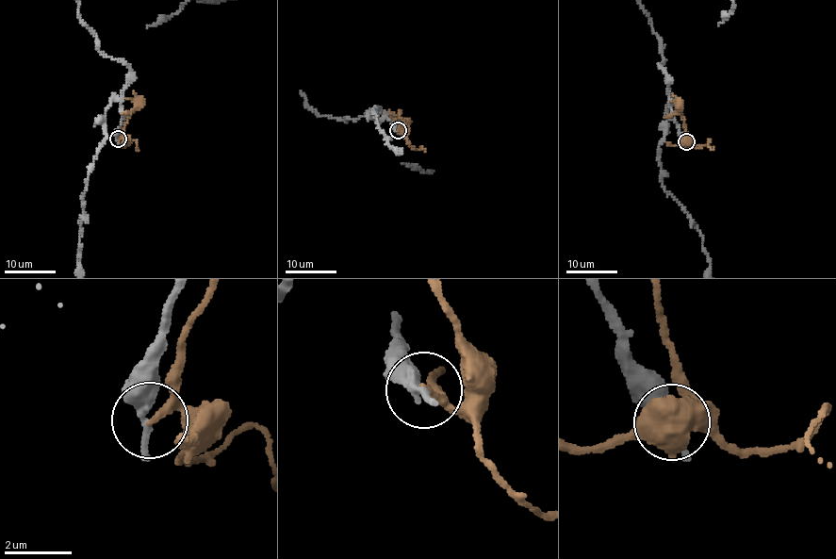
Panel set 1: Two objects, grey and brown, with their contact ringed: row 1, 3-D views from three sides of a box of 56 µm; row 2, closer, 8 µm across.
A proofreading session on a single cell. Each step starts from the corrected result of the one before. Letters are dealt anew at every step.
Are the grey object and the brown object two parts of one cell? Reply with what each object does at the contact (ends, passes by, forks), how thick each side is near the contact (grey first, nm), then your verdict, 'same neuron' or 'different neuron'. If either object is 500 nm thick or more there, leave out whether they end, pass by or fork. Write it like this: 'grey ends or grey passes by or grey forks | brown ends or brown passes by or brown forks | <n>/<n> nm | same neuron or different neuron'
grey ends | brown passes by | 420/150 nm | different neuron

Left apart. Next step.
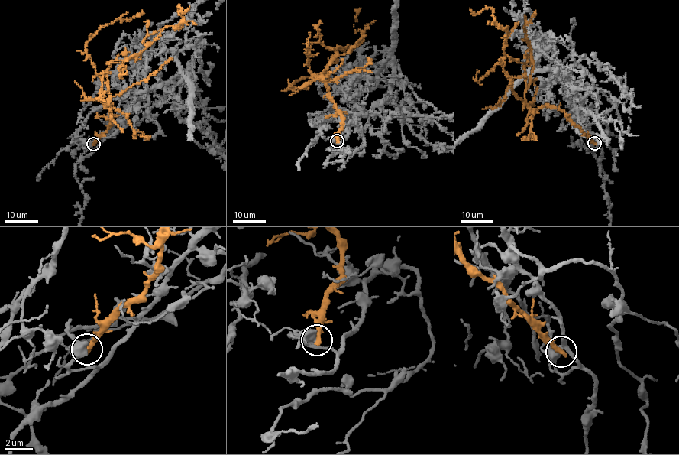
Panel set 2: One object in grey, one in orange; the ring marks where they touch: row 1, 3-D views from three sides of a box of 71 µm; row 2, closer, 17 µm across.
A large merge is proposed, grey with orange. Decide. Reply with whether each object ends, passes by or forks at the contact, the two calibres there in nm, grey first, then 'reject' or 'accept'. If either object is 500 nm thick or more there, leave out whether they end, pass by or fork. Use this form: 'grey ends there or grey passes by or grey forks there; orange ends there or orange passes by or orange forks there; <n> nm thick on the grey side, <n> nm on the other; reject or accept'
500 nm thick on the grey side, 400 nm on the other; reject

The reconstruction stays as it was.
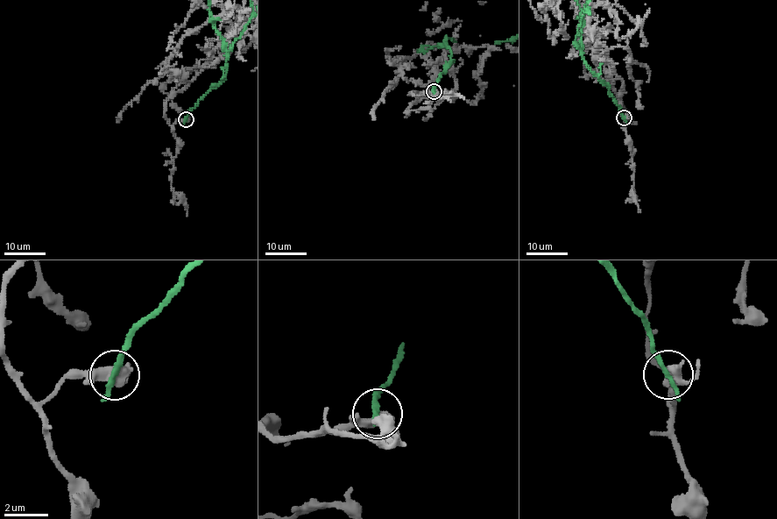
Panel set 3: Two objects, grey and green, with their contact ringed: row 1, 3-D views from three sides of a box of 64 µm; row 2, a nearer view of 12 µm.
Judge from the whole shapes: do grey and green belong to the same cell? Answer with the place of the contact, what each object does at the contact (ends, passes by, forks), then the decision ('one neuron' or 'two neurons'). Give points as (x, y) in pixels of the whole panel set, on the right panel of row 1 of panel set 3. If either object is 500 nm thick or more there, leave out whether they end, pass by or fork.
place (624, 117); grey passes by; green passes by; two neurons

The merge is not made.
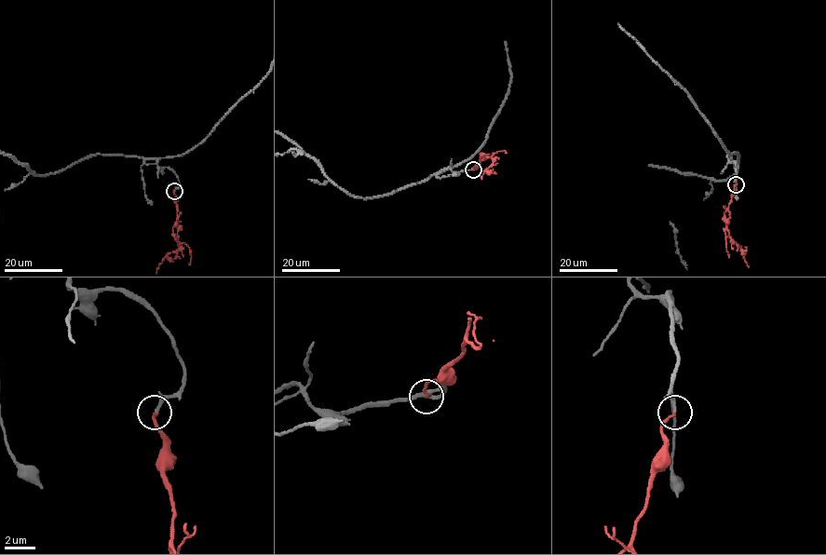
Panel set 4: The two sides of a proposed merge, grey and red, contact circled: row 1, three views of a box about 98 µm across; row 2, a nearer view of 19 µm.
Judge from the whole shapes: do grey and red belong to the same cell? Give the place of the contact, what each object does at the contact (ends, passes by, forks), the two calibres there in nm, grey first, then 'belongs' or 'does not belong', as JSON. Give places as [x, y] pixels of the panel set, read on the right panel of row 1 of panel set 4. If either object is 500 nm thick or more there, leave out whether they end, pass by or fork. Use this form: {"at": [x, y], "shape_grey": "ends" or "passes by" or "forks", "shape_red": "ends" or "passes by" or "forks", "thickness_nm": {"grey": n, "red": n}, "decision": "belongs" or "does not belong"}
{"at": [736, 184], "shape_grey": "ends", "shape_red": "ends", "thickness_nm": {"grey": 200, "red": 160}, "decision": "belongs"}

